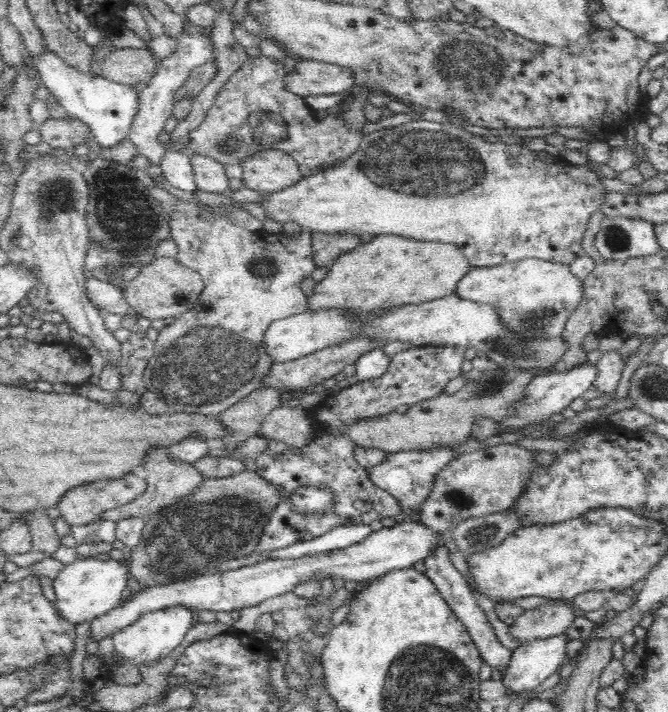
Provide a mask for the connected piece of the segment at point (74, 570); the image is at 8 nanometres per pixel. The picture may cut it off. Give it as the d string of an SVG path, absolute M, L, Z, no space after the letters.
M93 557L77 559L60 572L53 580L56 600L53 602L53 612L66 624L86 624L110 612L121 601L122 593L128 580L127 562L113 559L97 560Z

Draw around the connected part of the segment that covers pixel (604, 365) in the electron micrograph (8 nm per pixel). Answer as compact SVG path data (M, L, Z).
M611 351L603 354L595 368L595 379L592 381L592 388L598 392L600 398L610 398L618 384L624 369L624 362L618 351Z

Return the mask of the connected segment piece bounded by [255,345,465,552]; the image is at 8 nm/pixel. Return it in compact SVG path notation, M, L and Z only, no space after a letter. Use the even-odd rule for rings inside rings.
M426 345L392 356L392 366L386 376L378 380L359 380L341 391L332 391L307 412L314 426L314 436L306 446L290 446L286 452L266 449L260 456L256 456L256 473L260 479L280 491L280 500L268 518L258 548L275 552L279 548L314 540L339 527L369 526L372 522L402 513L396 499L375 484L375 480L371 478L371 469L358 464L354 452L361 446L353 440L350 426L394 414L400 406L410 408L424 400L434 400L440 394L445 394L446 386L462 373L464 351L462 347L450 345ZM302 484L330 486L338 494L336 513L320 521L306 521L293 512L288 505L287 496Z

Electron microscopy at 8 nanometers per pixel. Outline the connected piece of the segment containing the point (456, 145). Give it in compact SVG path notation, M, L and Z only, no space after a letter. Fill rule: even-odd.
M418 120L404 123L394 127L387 127L374 131L364 136L354 154L351 154L344 162L337 164L337 167L329 169L324 173L316 173L303 177L282 192L276 194L264 194L265 200L262 206L266 208L266 216L274 217L280 221L298 222L302 227L312 227L316 231L354 231L364 234L398 234L408 236L414 240L426 240L426 242L446 242L454 244L458 251L468 261L469 268L495 267L499 264L513 263L523 258L541 258L549 261L564 261L570 263L576 256L583 253L582 248L584 232L588 228L590 216L599 210L603 196L606 194L600 182L601 176L597 175L587 165L572 165L560 154L550 155L546 151L532 151L524 145L505 144L501 141L488 142L480 135L474 135L464 128L454 128L446 123Z

